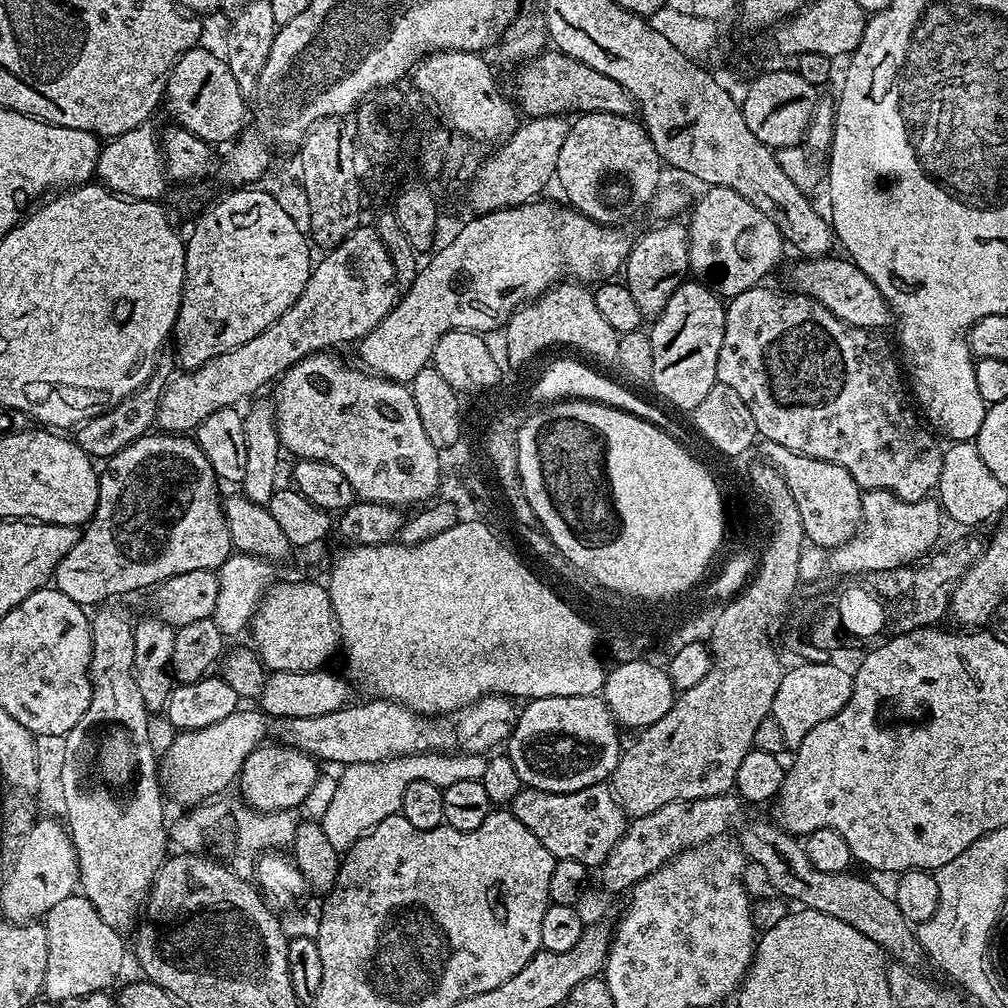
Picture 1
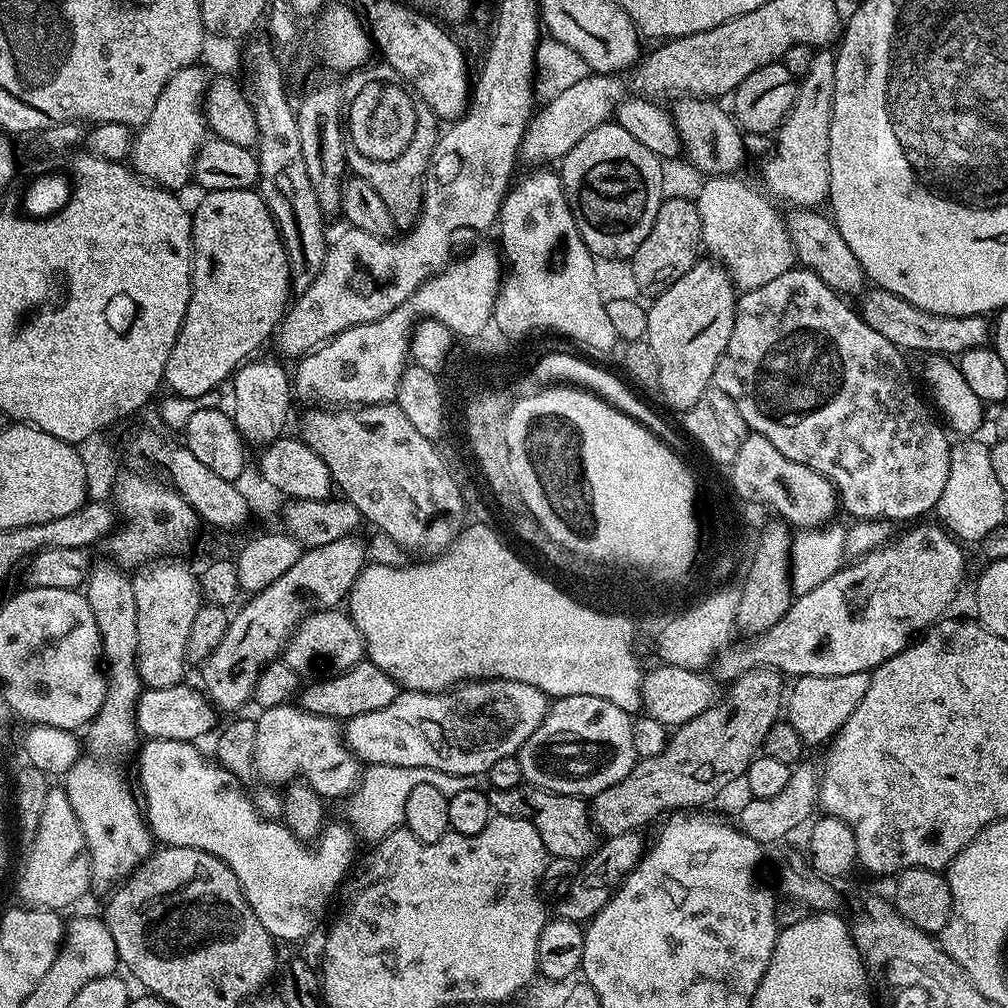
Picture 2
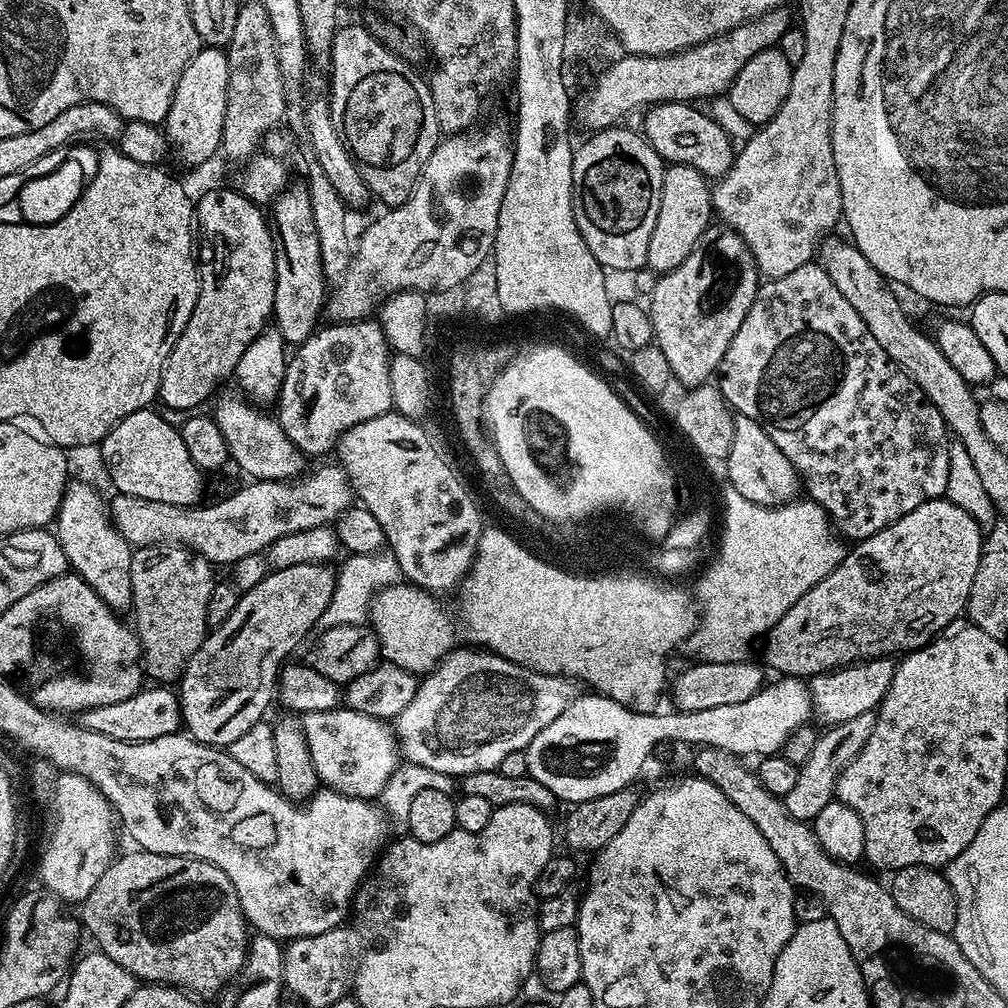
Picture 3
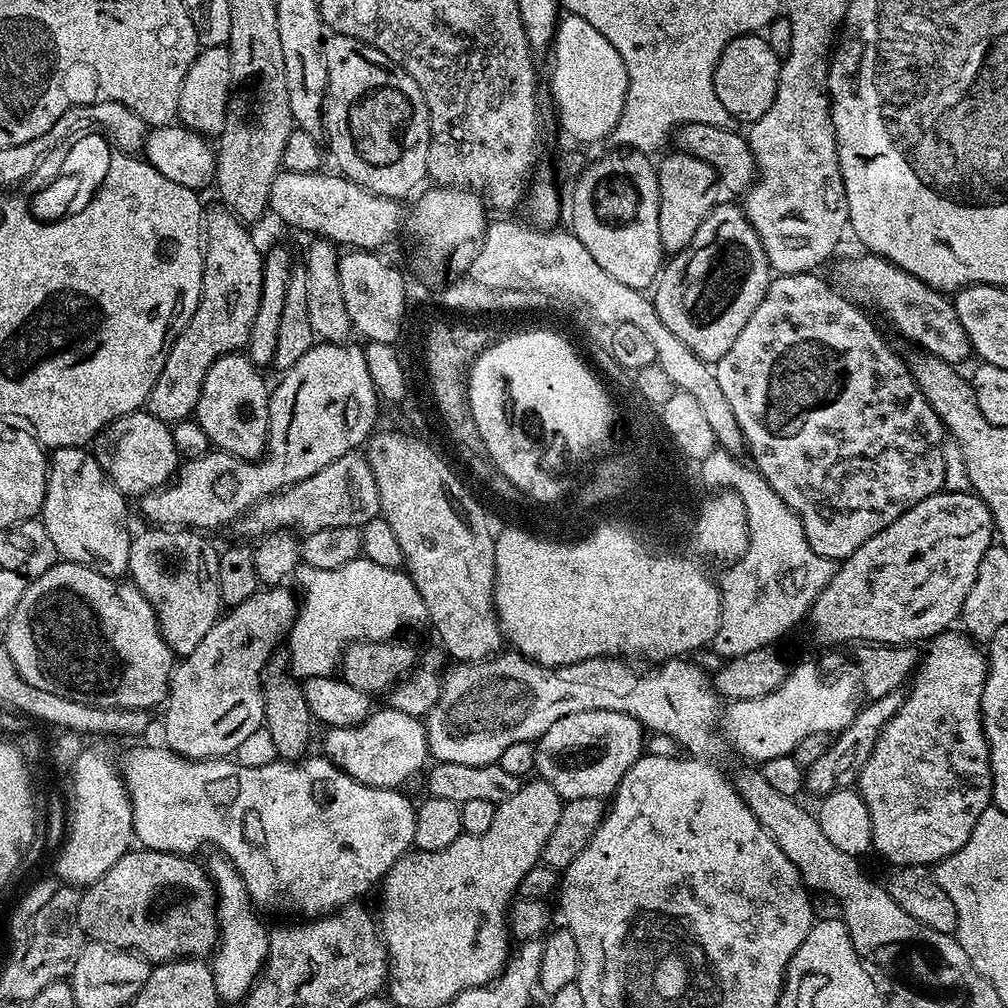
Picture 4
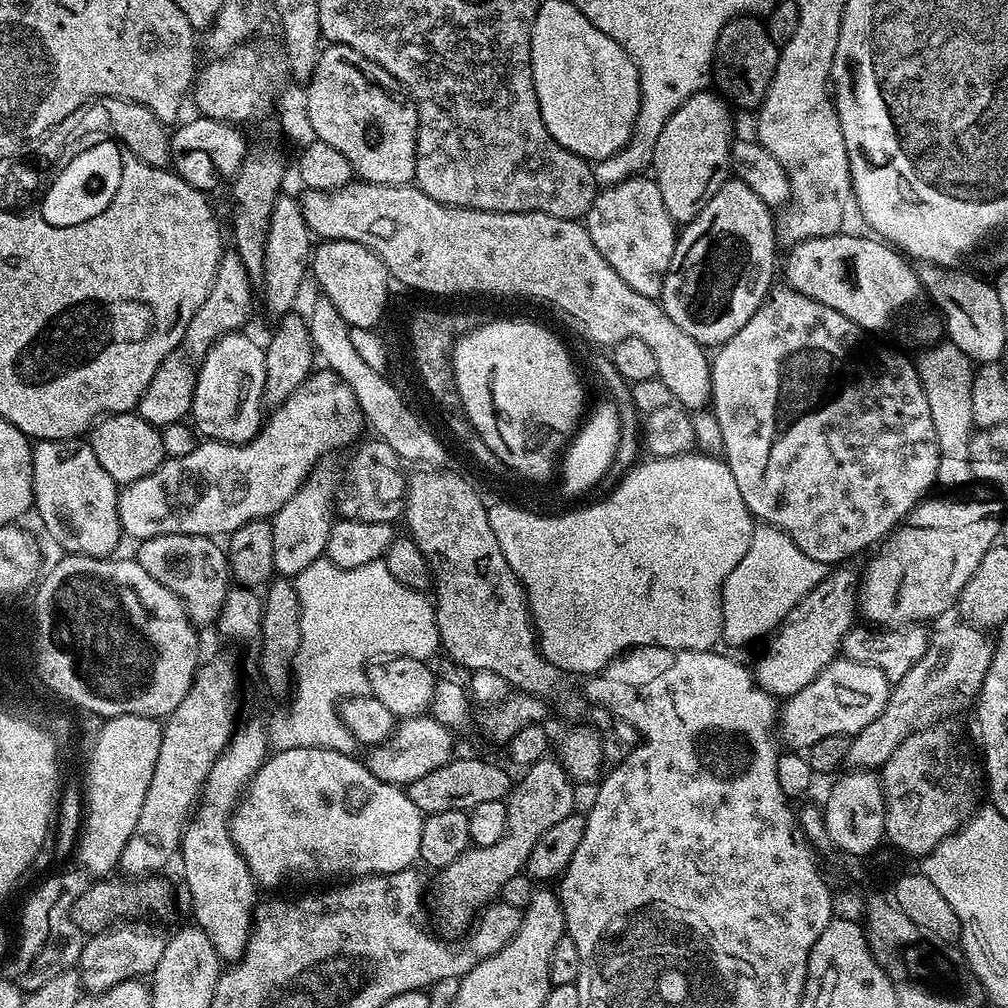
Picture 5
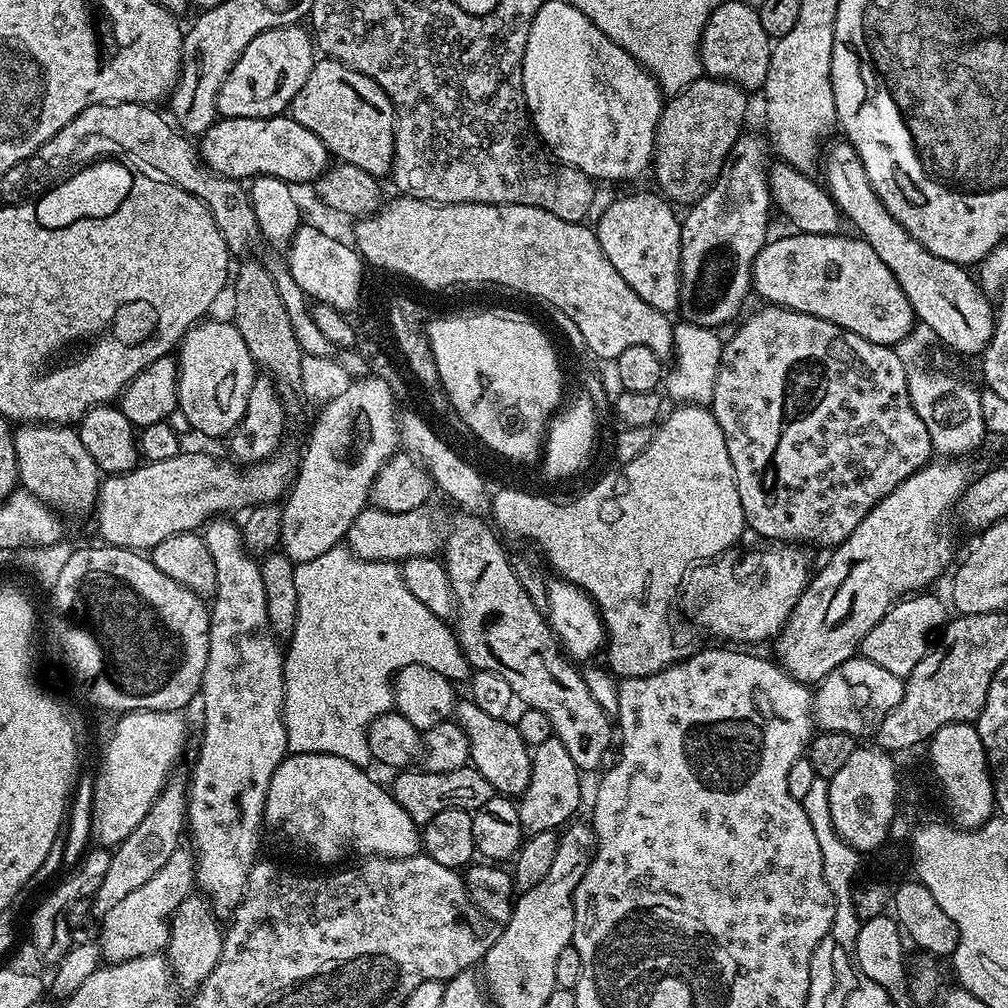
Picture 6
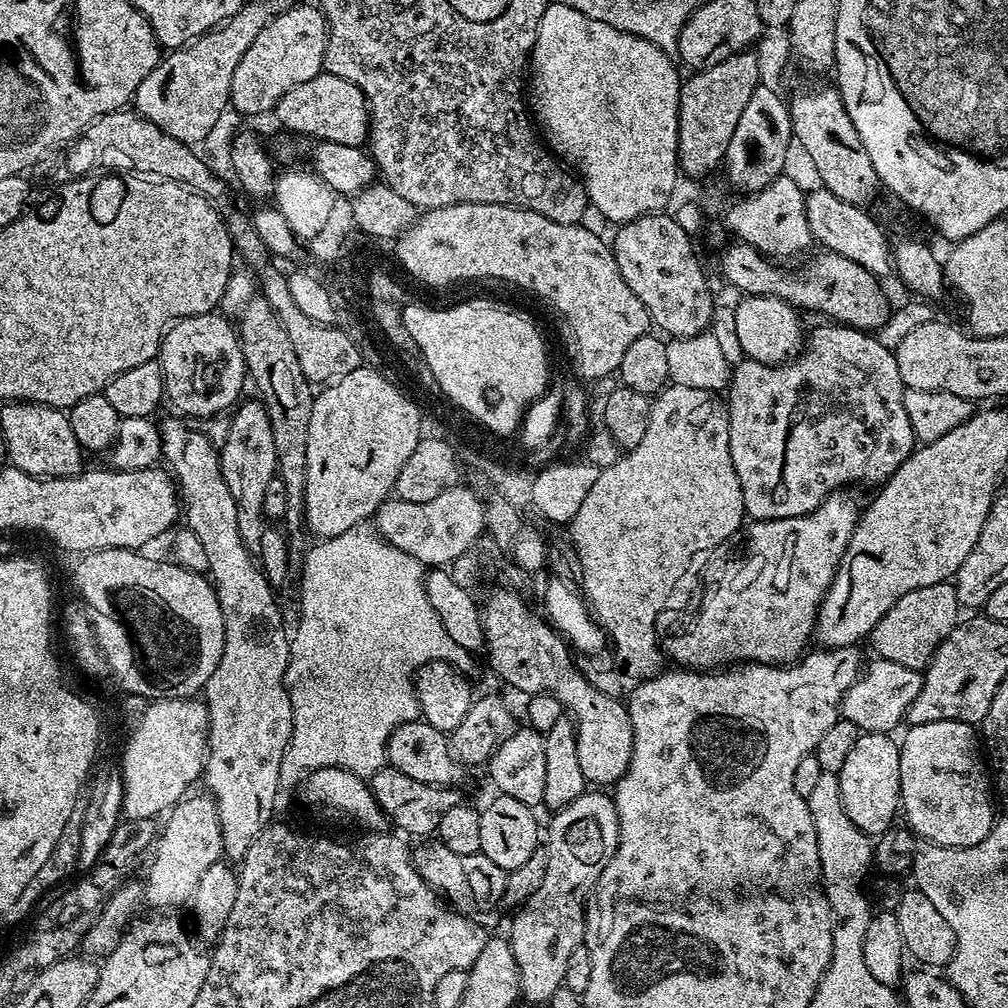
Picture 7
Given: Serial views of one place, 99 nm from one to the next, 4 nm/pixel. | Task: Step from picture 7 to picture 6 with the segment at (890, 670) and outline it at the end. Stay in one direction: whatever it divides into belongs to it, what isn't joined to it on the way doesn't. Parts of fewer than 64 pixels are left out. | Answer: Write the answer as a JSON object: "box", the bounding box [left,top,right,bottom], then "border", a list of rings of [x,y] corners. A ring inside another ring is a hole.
{"box":[812,654,904,738],"border":[[[857,654],[842,662],[826,678],[821,680],[812,698],[812,718],[817,729],[825,732],[841,732],[857,738],[871,737],[880,723],[898,706],[904,693],[904,680],[874,666],[874,662]]]}

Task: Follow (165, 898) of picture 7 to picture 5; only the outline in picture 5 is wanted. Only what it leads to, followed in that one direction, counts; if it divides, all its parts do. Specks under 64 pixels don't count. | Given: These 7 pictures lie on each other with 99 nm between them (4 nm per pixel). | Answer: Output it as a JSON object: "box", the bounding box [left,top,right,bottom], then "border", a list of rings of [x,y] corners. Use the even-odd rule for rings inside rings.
{"box":[78,922,166,993],"border":[[[124,922],[85,939],[78,971],[80,983],[89,993],[105,992],[127,980],[147,977],[156,969],[158,958],[162,958],[166,936],[148,924],[151,923]]]}

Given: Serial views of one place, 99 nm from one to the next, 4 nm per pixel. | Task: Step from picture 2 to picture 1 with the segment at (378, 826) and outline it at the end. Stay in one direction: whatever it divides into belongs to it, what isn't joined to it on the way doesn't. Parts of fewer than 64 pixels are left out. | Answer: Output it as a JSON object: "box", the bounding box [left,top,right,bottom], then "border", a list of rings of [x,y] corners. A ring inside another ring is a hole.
{"box":[318,752,487,852],"border":[[[420,752],[418,755],[397,756],[378,763],[347,764],[337,777],[334,795],[318,823],[330,844],[339,852],[345,851],[378,822],[400,812],[402,797],[410,782],[431,781],[443,790],[455,782],[480,780],[486,772],[487,760],[485,755],[479,753]]]}

